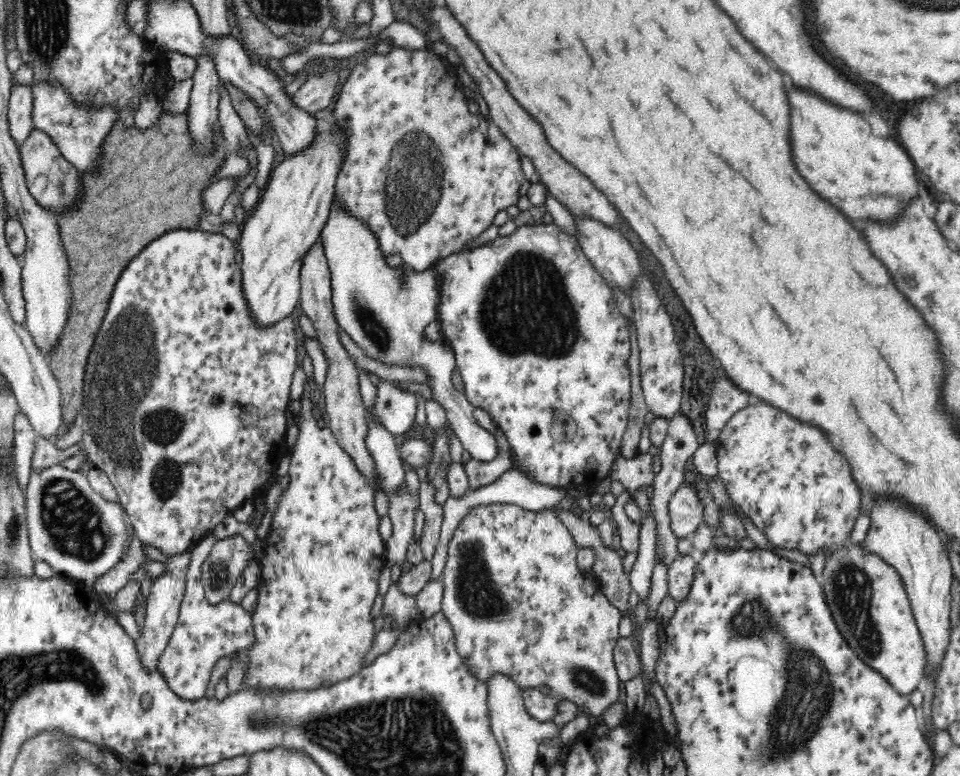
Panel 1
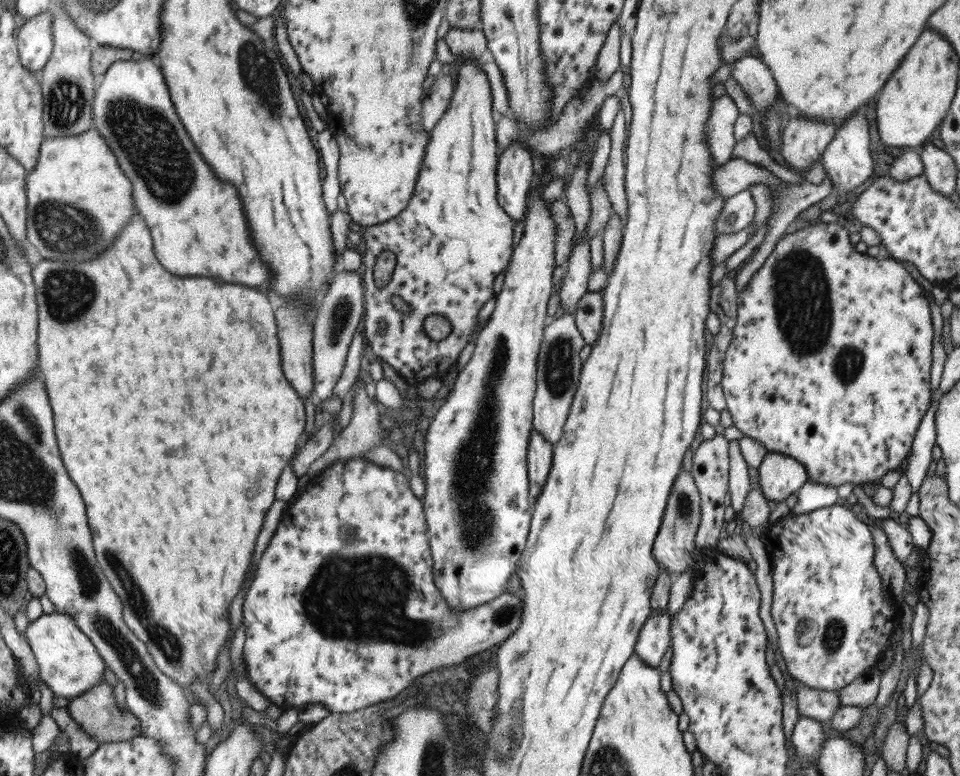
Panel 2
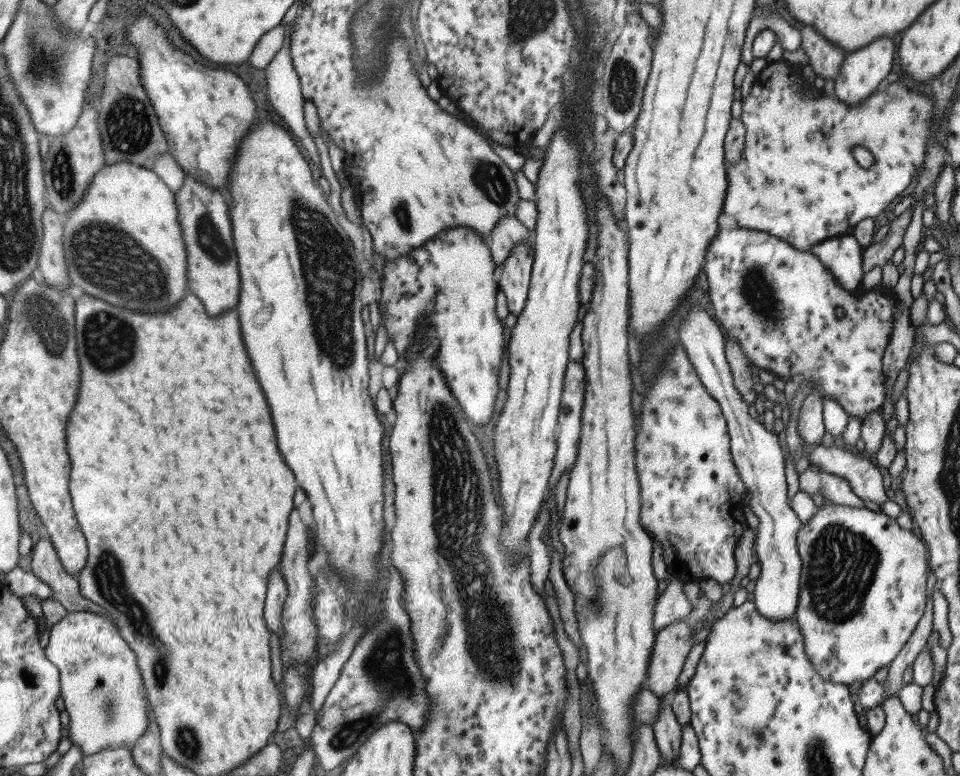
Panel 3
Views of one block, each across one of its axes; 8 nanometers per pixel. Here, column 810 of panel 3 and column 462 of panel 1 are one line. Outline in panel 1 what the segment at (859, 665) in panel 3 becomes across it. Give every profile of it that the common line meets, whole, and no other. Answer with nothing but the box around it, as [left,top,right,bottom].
[440,504,623,716]

